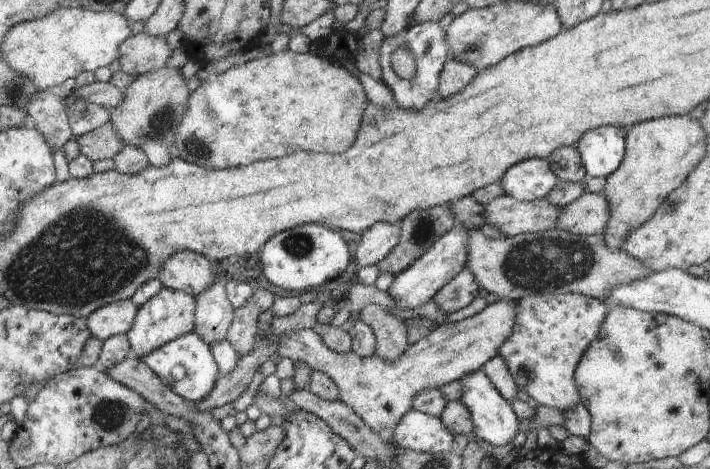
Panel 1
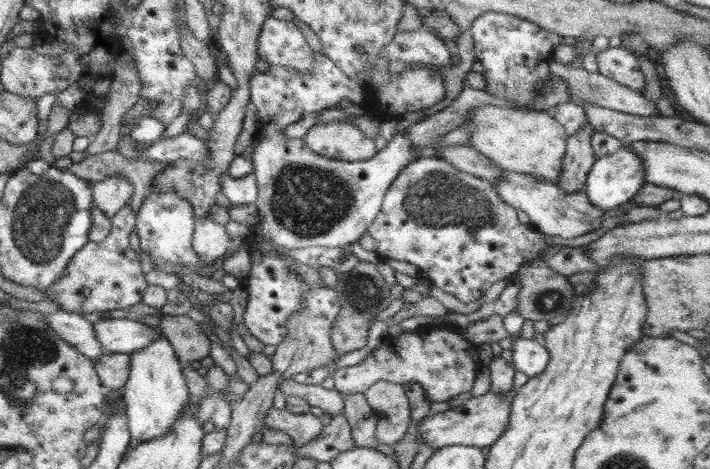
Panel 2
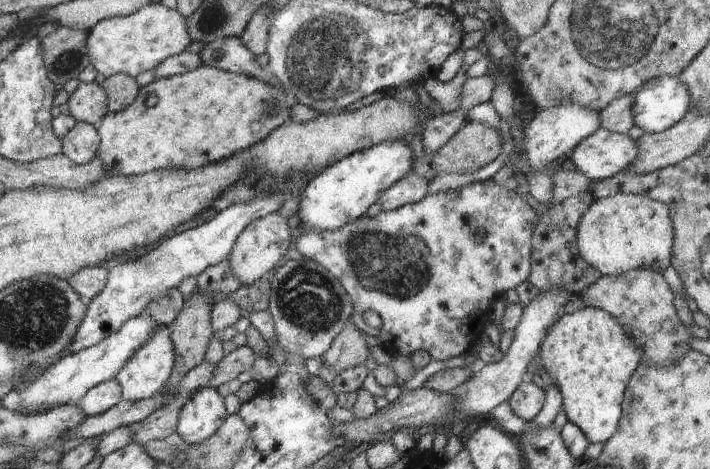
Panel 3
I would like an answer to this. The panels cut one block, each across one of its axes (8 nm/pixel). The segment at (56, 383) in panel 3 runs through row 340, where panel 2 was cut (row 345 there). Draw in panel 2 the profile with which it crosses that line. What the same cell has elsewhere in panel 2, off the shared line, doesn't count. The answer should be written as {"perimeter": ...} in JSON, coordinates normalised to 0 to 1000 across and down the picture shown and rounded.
{"perimeter":[[[142,678],[131,691],[134,725],[148,755],[179,755],[201,746],[210,729],[218,729],[227,712],[218,687],[176,678]]]}

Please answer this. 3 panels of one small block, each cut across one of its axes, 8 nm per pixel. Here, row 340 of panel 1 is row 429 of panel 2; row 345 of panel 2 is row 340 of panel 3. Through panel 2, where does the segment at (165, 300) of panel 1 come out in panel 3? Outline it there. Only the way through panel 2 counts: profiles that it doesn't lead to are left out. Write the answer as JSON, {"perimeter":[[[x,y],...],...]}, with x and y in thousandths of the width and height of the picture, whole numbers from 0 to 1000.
{"perimeter":[[[235,699],[213,712],[213,725],[207,725],[196,746],[190,746],[190,755],[185,755],[185,763],[173,780],[173,789],[168,789],[168,797],[162,802],[162,814],[168,823],[173,857],[210,853],[224,832],[230,832],[230,823],[235,823],[238,802],[241,802],[241,785],[244,785],[244,742],[241,742],[235,712],[238,712]]]}

